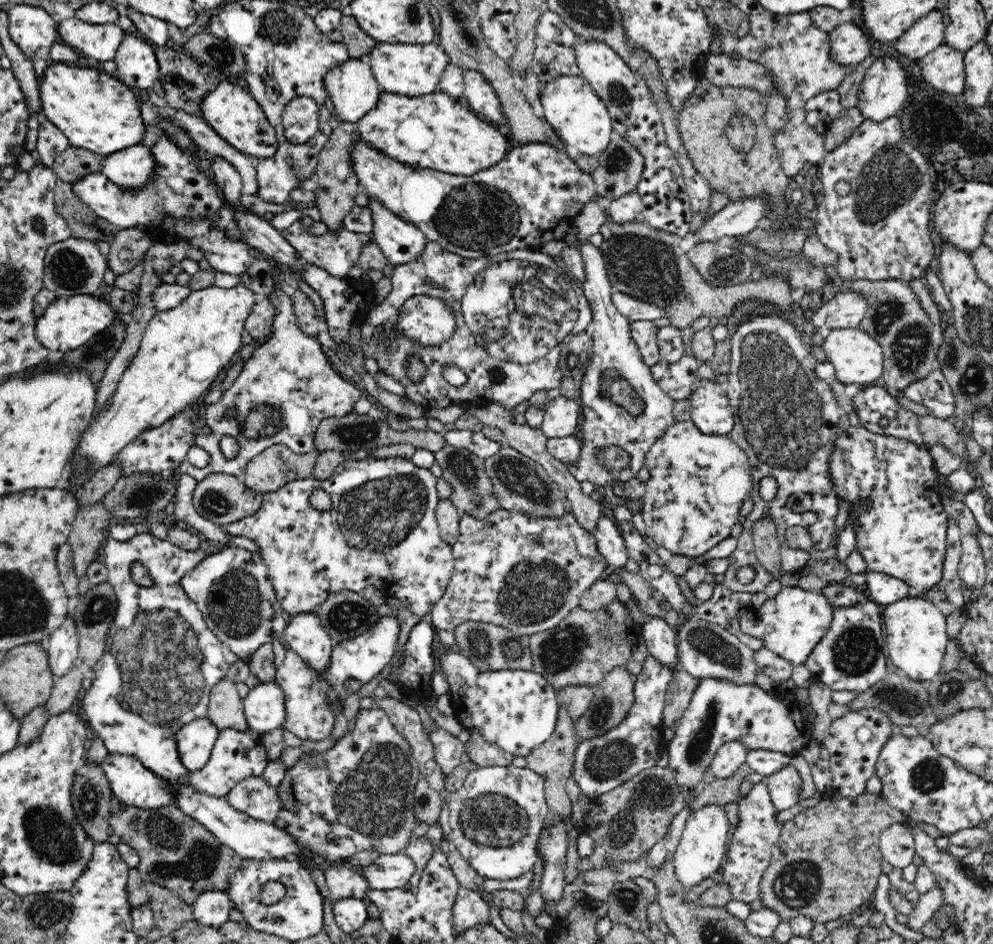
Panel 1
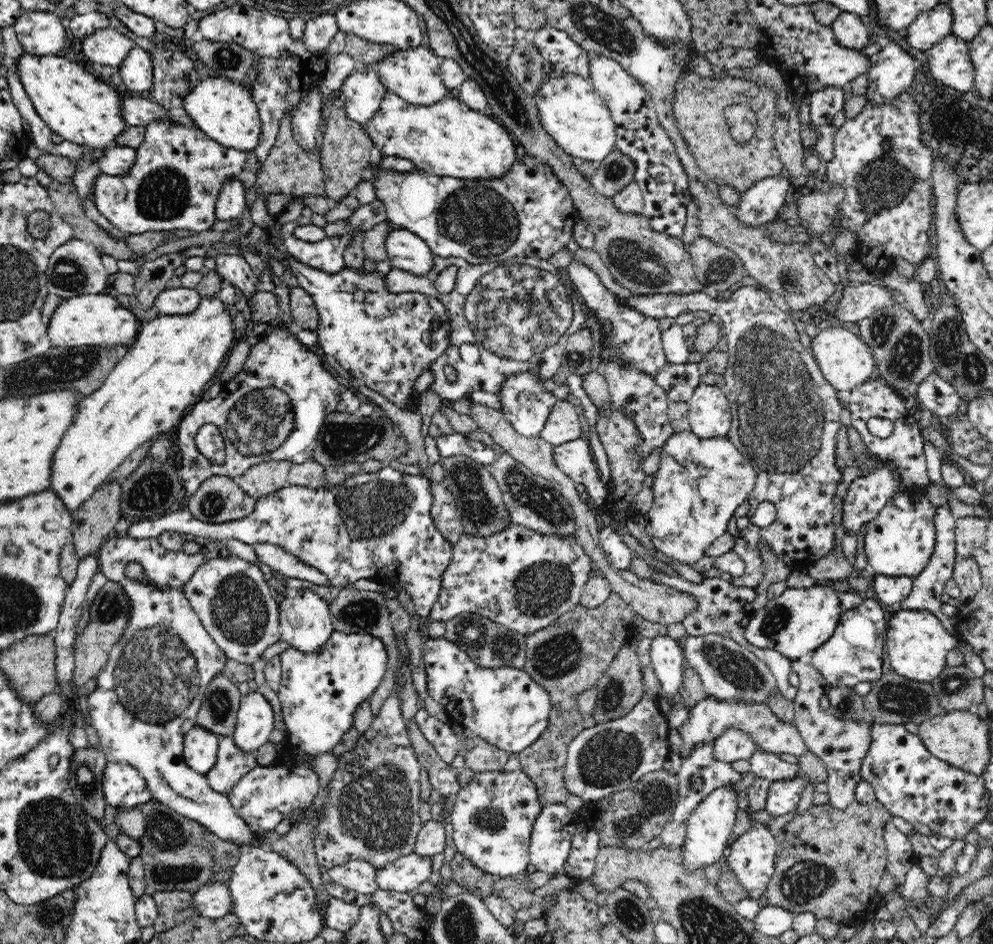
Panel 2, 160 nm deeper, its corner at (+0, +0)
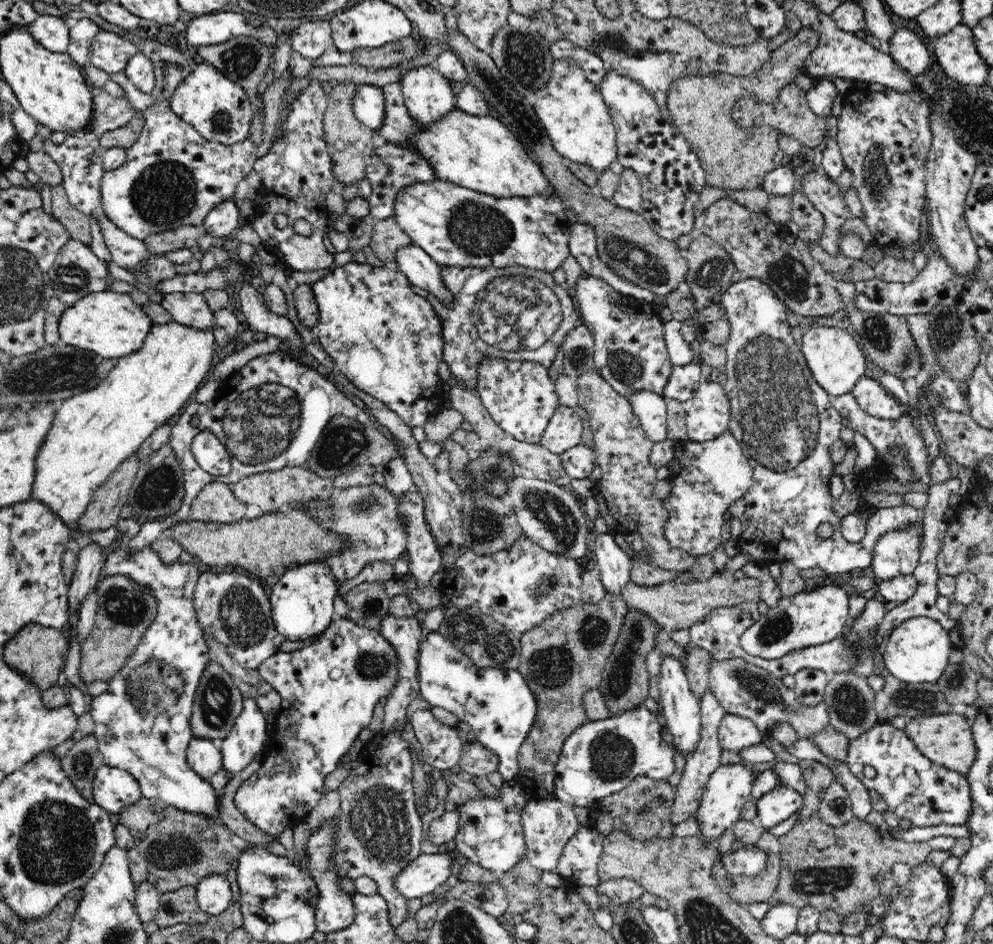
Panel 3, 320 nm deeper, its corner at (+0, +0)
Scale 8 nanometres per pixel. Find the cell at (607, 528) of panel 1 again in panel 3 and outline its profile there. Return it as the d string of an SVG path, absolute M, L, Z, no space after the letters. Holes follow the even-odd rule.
M602 534L595 538L596 568L600 571L602 585L607 594L620 595L623 588L631 586L633 560L614 541L614 536Z

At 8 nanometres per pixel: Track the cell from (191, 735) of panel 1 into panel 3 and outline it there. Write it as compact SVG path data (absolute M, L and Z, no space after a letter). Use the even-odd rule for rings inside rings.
M193 737L187 748L187 763L211 785L211 778L222 769L222 755L210 739Z

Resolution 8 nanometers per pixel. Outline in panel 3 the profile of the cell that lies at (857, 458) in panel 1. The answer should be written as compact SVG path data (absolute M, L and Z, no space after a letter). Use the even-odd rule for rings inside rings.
M919 528L884 534L874 547L868 572L883 581L913 574L920 558L922 538L923 530Z

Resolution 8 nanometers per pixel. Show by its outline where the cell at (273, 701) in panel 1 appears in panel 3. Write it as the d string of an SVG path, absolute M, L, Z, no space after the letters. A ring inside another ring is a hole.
M244 699L243 709L235 720L233 729L225 739L222 739L220 752L222 755L222 769L228 773L237 773L244 770L257 754L264 751L264 738L269 734L270 727L264 713L258 709L254 699Z

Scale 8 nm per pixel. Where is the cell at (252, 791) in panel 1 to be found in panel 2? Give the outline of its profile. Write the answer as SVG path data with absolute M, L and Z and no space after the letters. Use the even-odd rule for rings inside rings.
M334 630L334 632L330 635L330 638L328 638L328 640L326 640L326 642L322 644L316 652L302 652L294 647L290 647L288 650L282 652L282 654L279 654L279 657L281 662L281 683L277 695L280 699L280 704L282 705L282 718L287 728L287 738L283 749L285 751L278 756L279 758L284 759L285 767L278 768L274 765L268 767L257 766L256 768L250 770L250 772L247 772L227 794L232 807L234 807L234 811L236 811L237 814L244 819L244 822L246 822L248 827L250 827L251 831L257 829L258 827L262 830L274 831L275 826L280 824L284 818L289 818L289 816L298 809L307 809L319 797L319 792L322 788L321 780L318 773L313 768L309 767L309 760L321 755L322 753L332 753L332 750L336 748L336 745L340 744L344 734L354 727L354 714L356 714L356 709L360 706L360 704L362 704L362 702L366 700L368 701L368 698L376 692L376 688L378 688L378 685L382 682L382 678L384 678L388 663L388 655L386 655L385 644L379 639L379 637L372 636L370 634L350 634L340 630Z

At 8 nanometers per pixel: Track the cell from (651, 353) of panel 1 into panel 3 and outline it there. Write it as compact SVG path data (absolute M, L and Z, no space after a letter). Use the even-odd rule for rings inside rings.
M588 273L580 275L576 289L573 291L573 297L581 322L591 330L594 337L594 370L607 382L607 385L625 398L632 396L634 392L644 391L663 396L674 364L670 360L663 337L663 321L659 314L660 306L656 302L649 303L623 295L605 280L594 278Z

